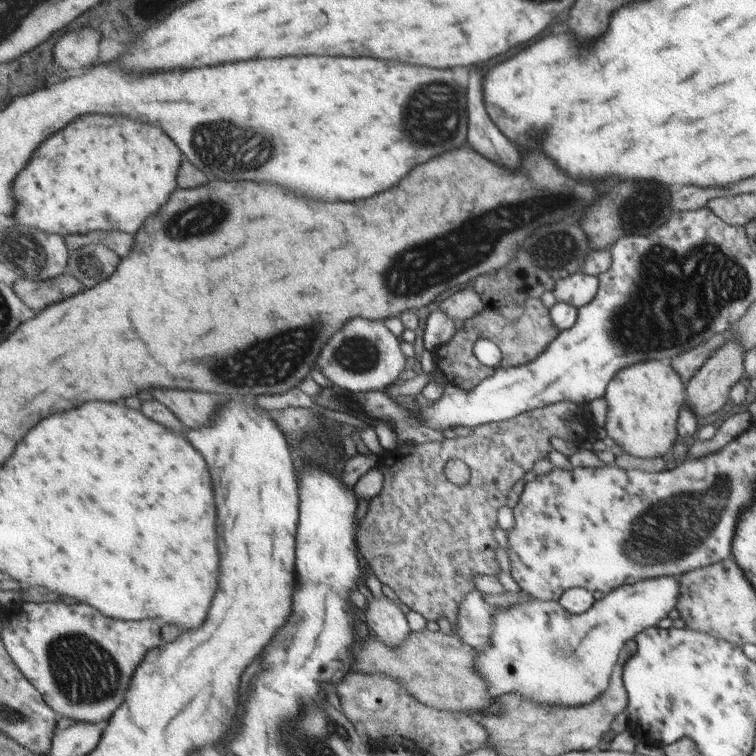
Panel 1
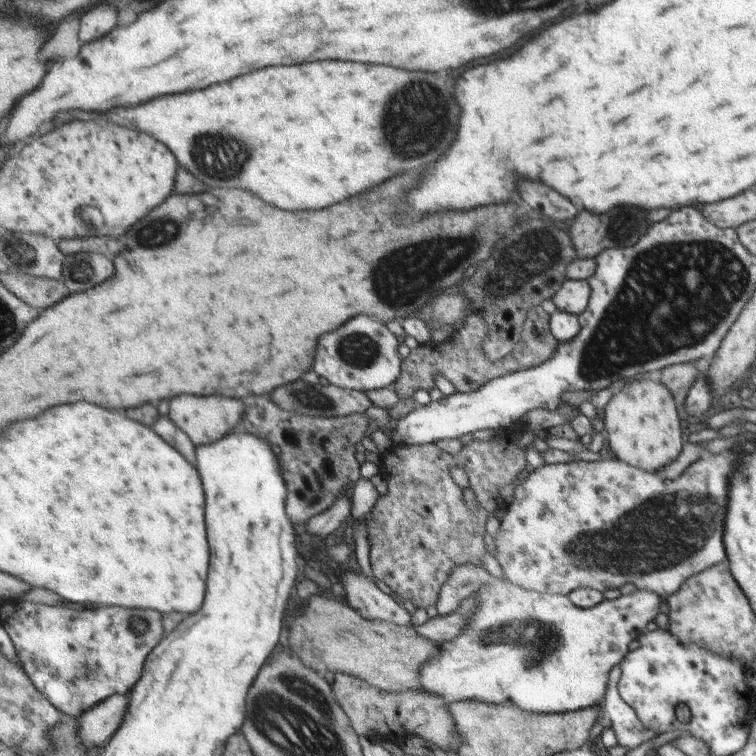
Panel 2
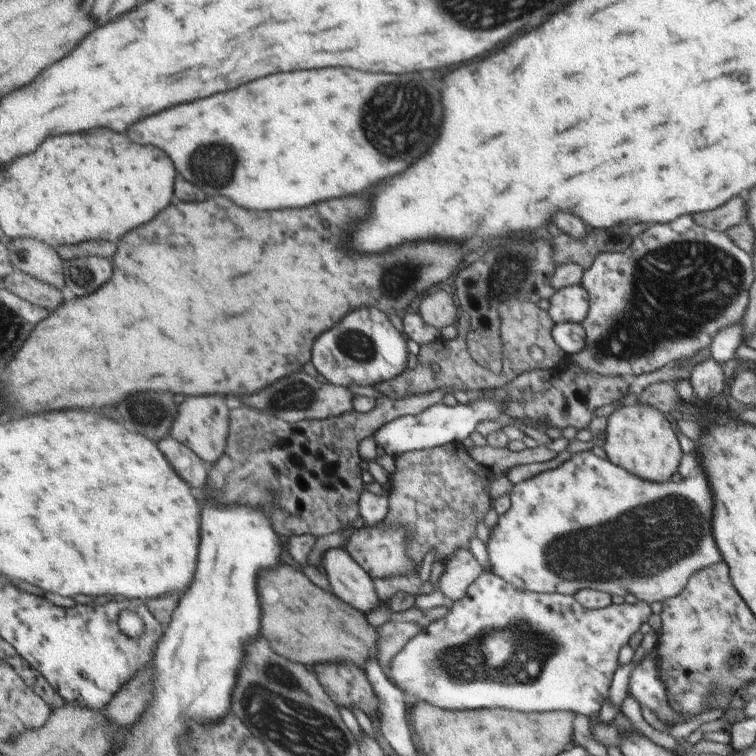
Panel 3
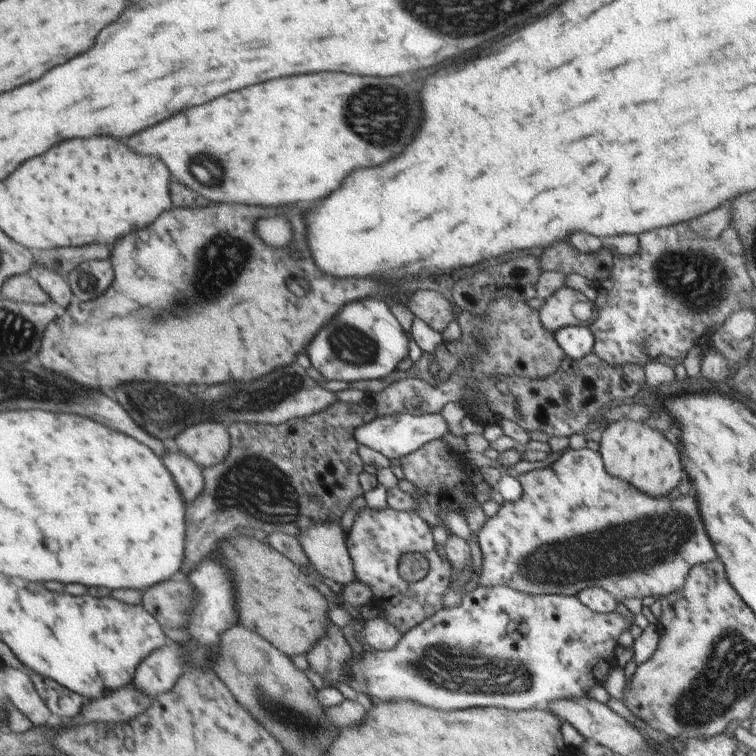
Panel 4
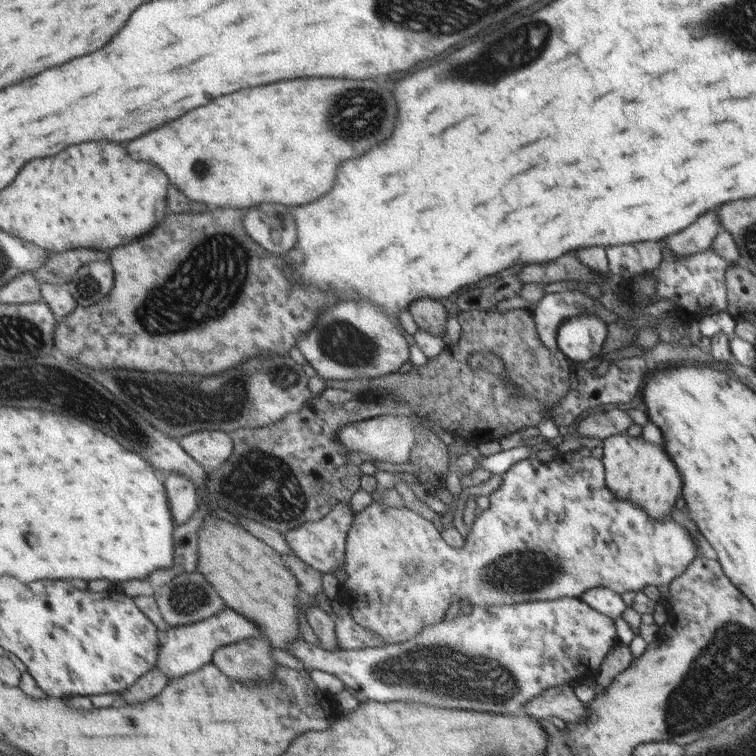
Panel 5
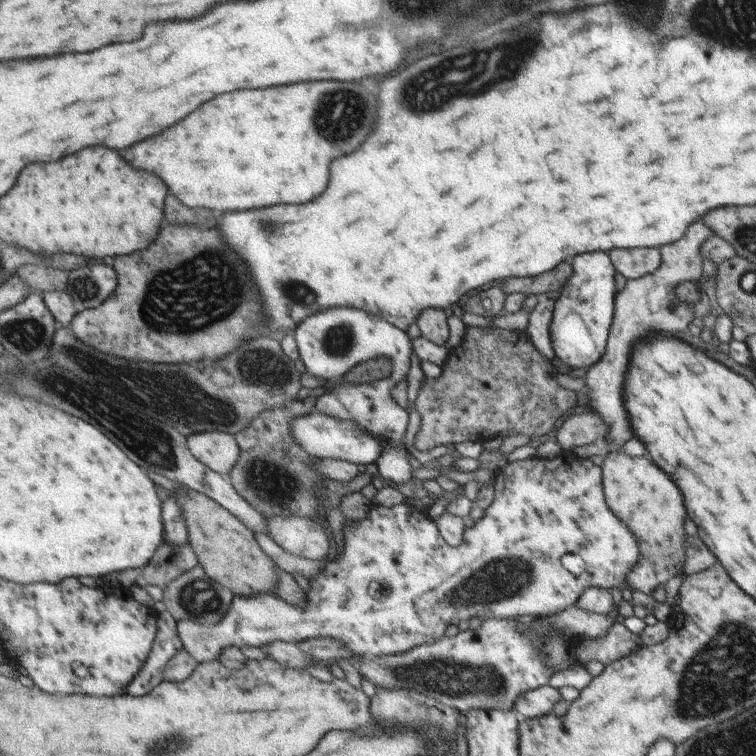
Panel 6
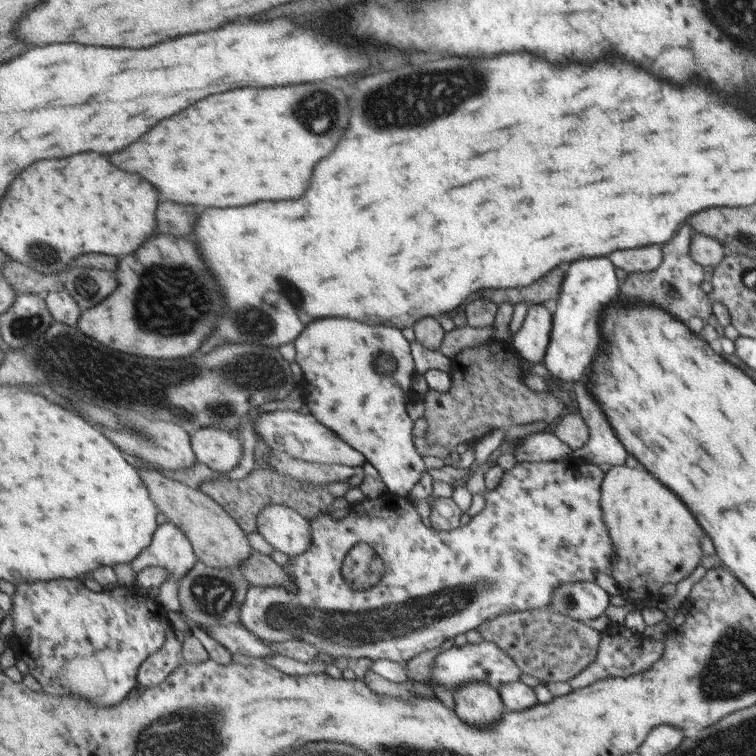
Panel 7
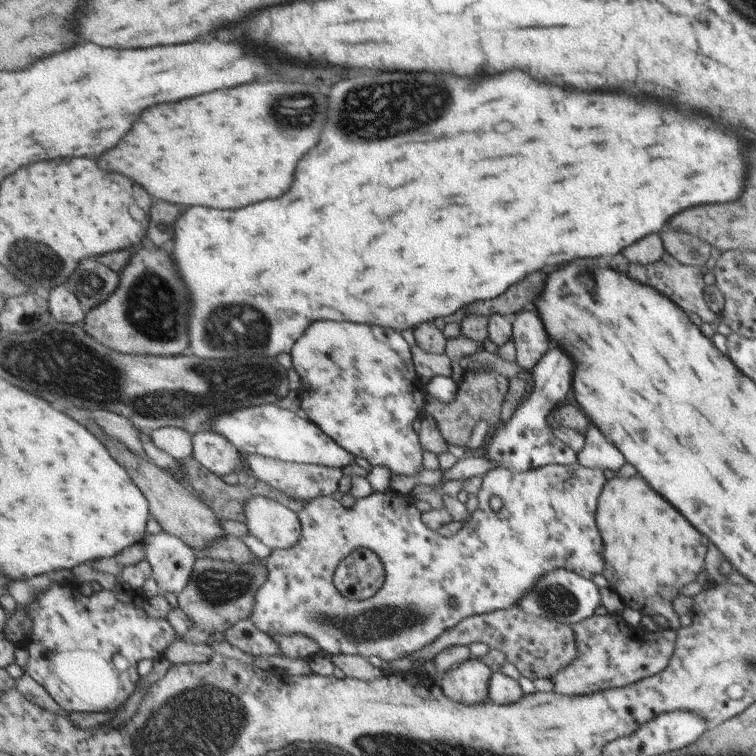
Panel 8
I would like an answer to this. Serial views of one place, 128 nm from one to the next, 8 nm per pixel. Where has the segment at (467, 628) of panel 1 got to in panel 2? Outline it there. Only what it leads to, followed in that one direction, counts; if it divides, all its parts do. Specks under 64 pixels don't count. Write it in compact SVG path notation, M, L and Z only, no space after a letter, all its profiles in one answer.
M450 613L446 616L439 616L437 614L435 617L428 618L424 624L418 626L412 625L412 628L414 628L420 636L442 644L444 640L450 640L452 636L455 636L462 630L466 618L468 618L468 613Z

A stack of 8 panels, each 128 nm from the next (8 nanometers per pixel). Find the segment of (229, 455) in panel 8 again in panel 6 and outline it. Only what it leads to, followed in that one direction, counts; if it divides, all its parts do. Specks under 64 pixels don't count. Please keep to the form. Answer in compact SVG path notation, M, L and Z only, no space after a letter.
M208 431L189 436L190 450L198 460L221 475L231 475L243 455L236 434L228 431Z

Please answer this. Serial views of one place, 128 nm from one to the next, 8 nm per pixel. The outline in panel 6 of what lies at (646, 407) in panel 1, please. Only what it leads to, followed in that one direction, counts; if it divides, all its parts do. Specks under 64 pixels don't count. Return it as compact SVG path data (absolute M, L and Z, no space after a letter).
M624 449L608 453L601 465L604 492L612 500L612 508L632 524L632 534L636 536L642 558L628 572L625 581L633 592L652 595L657 588L664 588L668 581L676 581L684 574L686 561L684 524L684 500L680 488L646 456L628 456Z

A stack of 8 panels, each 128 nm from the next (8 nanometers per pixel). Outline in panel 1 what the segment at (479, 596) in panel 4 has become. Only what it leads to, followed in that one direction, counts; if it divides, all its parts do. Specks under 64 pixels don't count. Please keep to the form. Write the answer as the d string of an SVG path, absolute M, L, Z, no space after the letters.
M662 576L636 581L633 585L623 585L607 593L604 598L595 600L594 604L582 614L572 614L564 610L556 600L540 600L521 598L518 604L508 608L498 607L498 612L492 616L492 632L490 640L478 648L474 668L486 680L490 696L500 697L504 693L518 694L532 704L556 704L556 706L586 706L594 702L598 696L607 690L612 671L617 666L619 654L628 640L642 634L644 629L656 627L662 618L668 617L675 608L680 594L682 577Z

